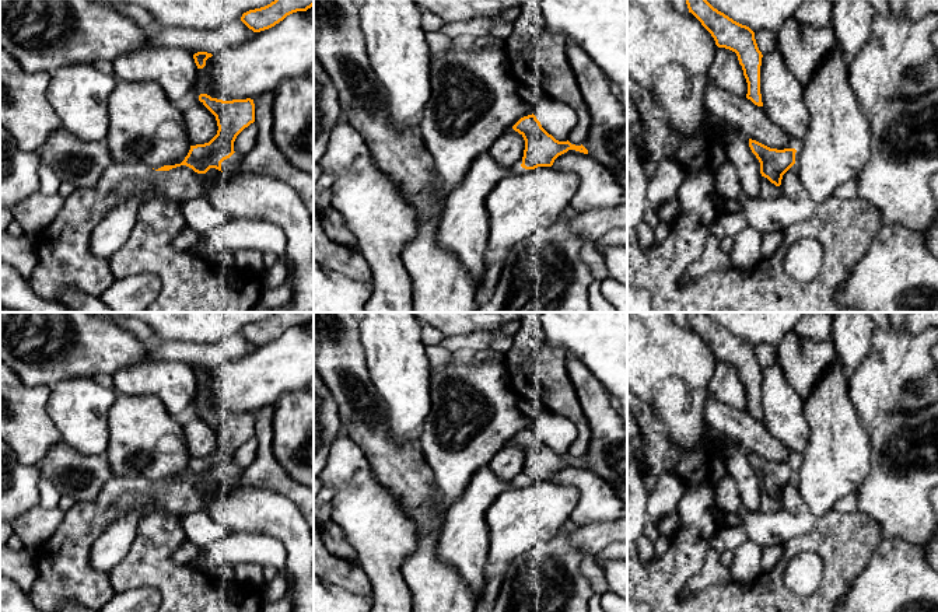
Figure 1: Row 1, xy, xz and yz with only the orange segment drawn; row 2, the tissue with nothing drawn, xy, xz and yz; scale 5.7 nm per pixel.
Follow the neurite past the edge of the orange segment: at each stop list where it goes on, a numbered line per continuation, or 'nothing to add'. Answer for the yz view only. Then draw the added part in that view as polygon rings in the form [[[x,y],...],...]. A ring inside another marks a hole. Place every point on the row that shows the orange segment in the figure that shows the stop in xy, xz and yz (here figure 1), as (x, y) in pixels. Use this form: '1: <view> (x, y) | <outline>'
1: yz (767, 189) | [[[762,176],[760,196],[762,197],[776,197],[778,195],[781,195],[781,188],[776,186],[767,178]]]

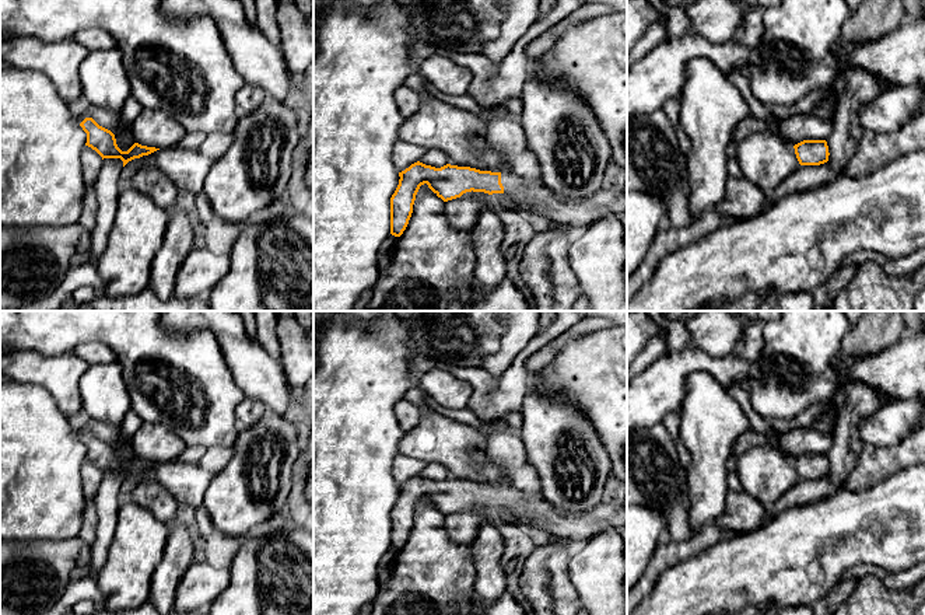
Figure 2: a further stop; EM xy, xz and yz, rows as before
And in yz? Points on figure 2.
nothing to add

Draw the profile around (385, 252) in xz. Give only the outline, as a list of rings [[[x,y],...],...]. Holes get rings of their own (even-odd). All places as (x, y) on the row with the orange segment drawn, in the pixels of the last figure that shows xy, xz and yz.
[[[389,234],[389,237],[381,245],[381,248],[378,251],[379,272],[385,270],[390,265],[396,241],[397,241],[397,237]]]

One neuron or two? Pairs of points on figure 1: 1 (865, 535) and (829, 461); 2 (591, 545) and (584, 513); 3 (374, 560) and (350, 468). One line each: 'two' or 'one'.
1: two
2: two
3: one

